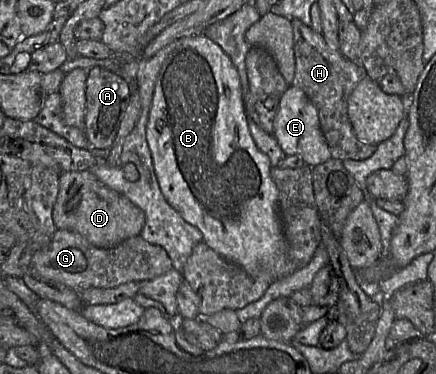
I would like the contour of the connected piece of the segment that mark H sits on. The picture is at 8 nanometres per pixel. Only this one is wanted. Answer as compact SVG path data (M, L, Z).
M299 19L291 20L295 55L295 74L292 84L308 96L318 111L320 127L331 152L331 158L365 160L377 145L361 142L355 135L348 118L348 98L366 76L357 62L346 59L340 52L330 48L322 33L315 32Z

